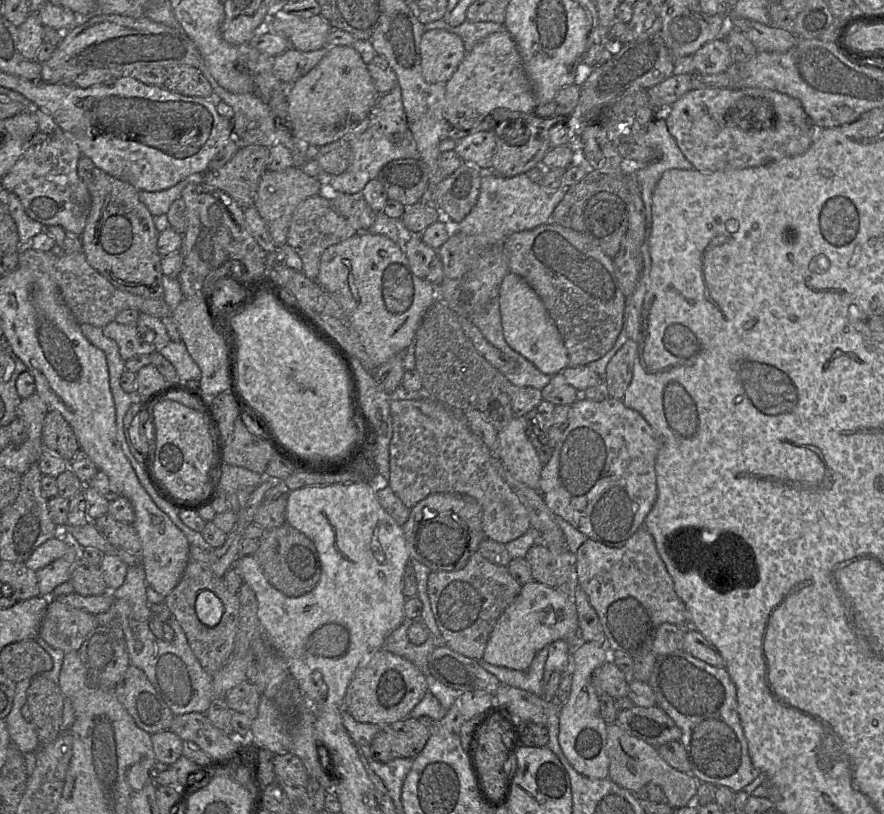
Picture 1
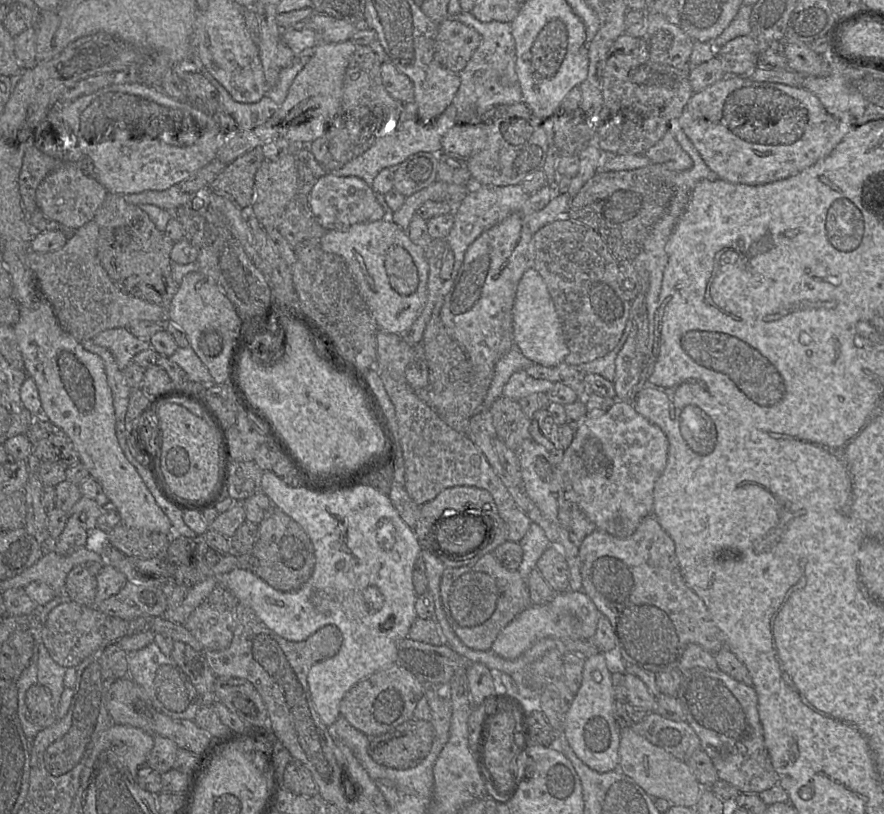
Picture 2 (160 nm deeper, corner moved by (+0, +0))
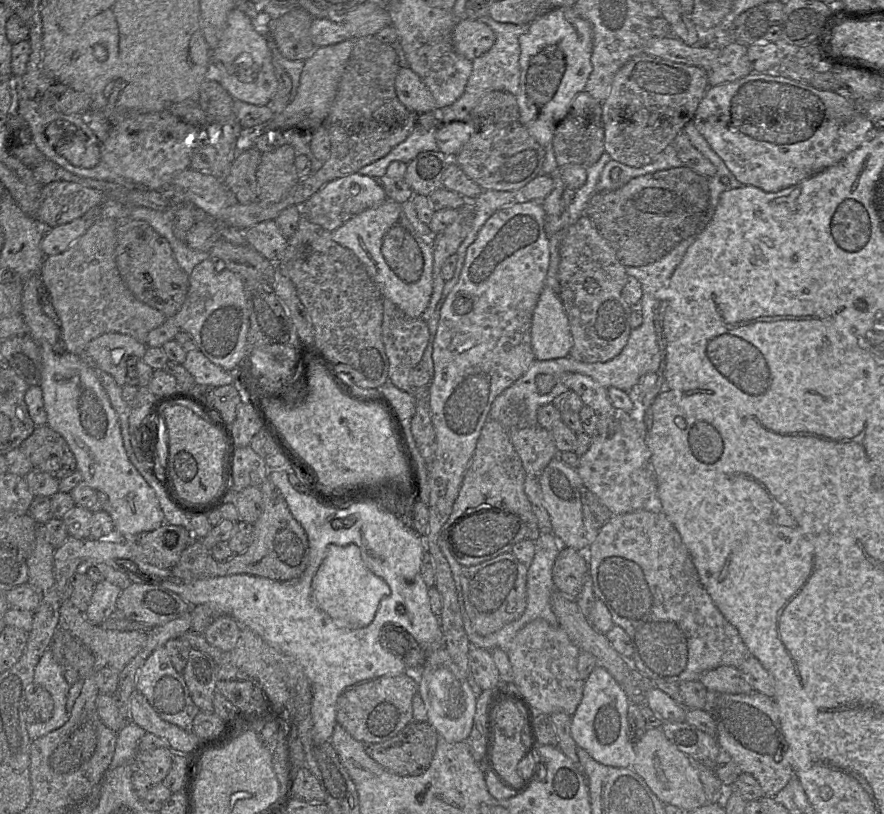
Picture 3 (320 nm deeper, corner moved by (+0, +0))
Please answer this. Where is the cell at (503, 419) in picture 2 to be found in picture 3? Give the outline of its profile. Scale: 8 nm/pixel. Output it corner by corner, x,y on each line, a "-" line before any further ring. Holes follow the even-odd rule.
540,425
510,428
508,434
528,476
538,478
549,462
559,455
550,431

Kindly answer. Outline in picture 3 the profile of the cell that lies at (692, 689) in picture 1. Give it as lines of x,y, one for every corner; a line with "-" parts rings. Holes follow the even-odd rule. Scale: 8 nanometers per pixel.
708,691
704,710
715,721
715,737
720,749
731,756
742,773
749,773
758,781
765,796
773,797
787,785
793,777
793,769
788,761
787,743
781,730
778,707
773,698
757,691
748,694

